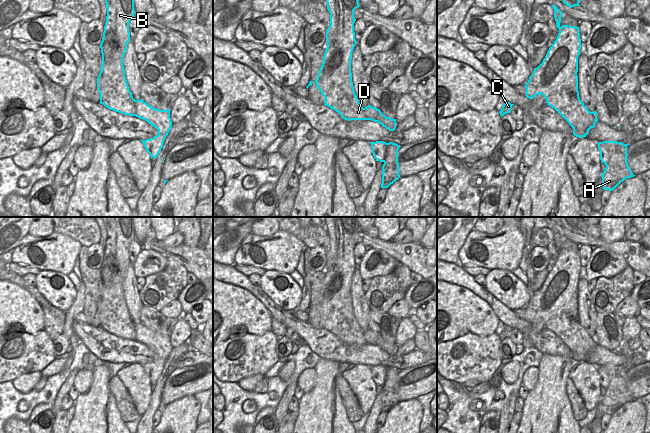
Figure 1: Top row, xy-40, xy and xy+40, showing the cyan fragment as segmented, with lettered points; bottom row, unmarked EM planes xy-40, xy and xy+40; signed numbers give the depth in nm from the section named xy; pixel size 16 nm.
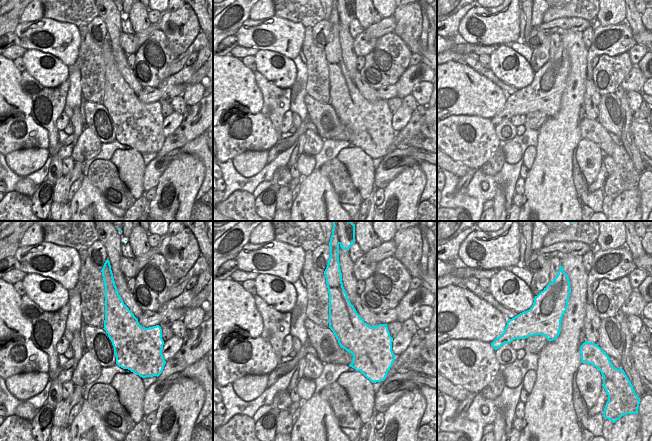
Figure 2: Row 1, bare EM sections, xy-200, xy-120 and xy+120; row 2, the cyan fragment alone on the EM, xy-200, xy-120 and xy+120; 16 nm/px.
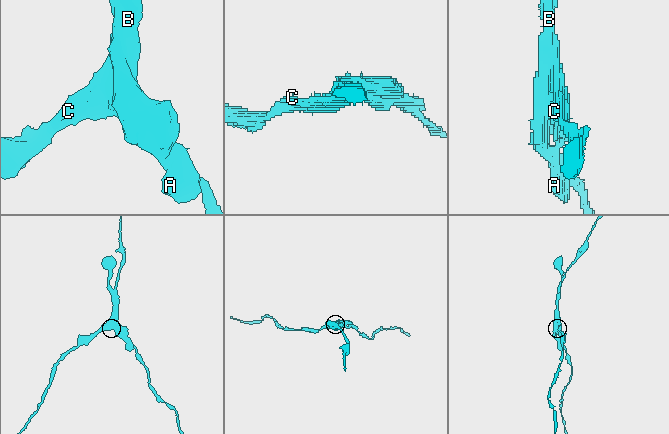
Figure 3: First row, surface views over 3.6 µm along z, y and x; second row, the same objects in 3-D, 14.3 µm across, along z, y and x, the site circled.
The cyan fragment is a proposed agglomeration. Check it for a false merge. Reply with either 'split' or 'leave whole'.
split

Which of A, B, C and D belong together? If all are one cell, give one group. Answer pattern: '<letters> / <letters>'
A D / B C

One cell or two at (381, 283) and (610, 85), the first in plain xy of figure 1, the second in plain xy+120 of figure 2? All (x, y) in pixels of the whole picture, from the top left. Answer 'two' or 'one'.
one

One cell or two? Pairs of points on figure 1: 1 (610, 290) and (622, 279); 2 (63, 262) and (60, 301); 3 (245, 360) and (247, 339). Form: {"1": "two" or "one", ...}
{"1": "one", "2": "two", "3": "one"}

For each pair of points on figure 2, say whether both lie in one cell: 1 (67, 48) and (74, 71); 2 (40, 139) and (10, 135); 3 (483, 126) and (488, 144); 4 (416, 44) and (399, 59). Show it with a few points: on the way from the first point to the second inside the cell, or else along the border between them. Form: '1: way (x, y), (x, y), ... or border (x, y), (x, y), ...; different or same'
1: border (78, 57), (69, 67); different
2: way (33, 139), (17, 139); same
3: way (483, 130), (485, 140); same
4: border (405, 43), (412, 53); different

